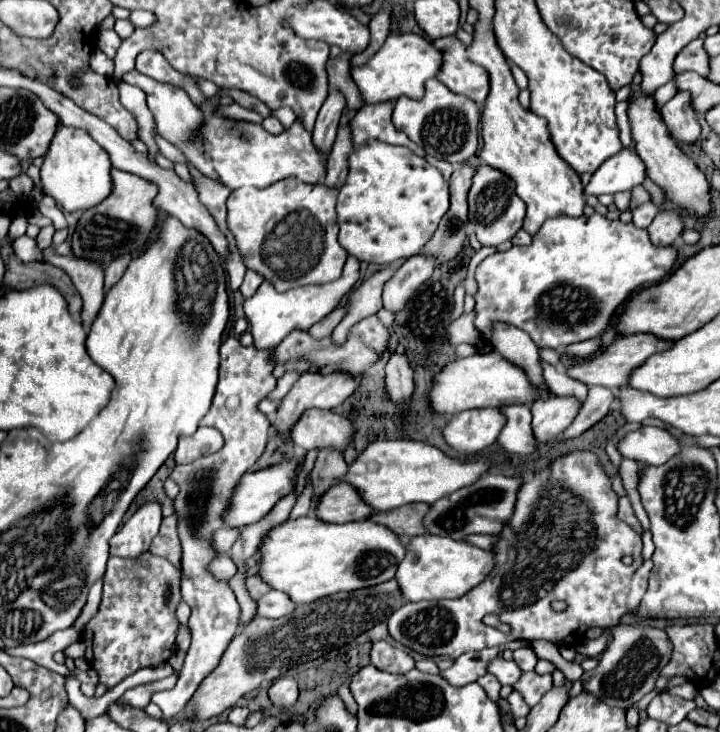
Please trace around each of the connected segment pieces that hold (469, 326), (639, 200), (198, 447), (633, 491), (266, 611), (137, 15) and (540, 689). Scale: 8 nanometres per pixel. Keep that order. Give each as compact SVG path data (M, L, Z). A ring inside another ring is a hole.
M474 311L468 315L462 315L458 321L454 321L448 327L448 341L450 345L460 345L460 343L478 343L480 333L474 327Z
M640 185L640 187L632 189L632 199L630 199L628 211L634 211L636 207L640 207L640 205L644 205L644 203L648 203L648 201L650 201L650 193Z
M198 427L198 431L190 437L184 437L178 441L178 449L174 453L176 463L192 463L200 457L212 455L216 451L220 451L224 445L222 433L218 433L218 429L212 427Z
M622 459L622 465L620 465L620 477L622 477L622 483L624 483L624 489L626 489L626 495L634 507L634 513L638 517L638 521L642 523L644 529L648 529L648 517L646 517L646 511L640 503L640 495L638 495L638 469L640 465L632 459Z
M270 591L264 597L260 597L256 601L256 617L268 617L268 619L276 619L276 617L284 617L290 615L294 611L296 605L292 605L292 601L288 601L288 595L278 593L278 591Z
M138 9L138 11L132 11L130 21L132 21L136 27L150 27L150 25L154 23L154 13Z
M536 671L522 673L522 677L514 683L514 689L520 691L530 707L534 707L542 695L552 687L552 675L538 675Z

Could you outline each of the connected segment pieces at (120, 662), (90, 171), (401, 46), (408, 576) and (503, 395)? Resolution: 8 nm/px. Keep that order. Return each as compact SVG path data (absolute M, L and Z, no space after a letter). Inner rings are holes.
M142 553L136 559L110 557L104 573L104 591L98 613L82 631L86 643L86 661L98 671L100 683L114 687L124 677L142 667L154 667L176 649L176 605L180 603L180 571L164 561Z
M58 125L48 153L44 155L44 163L40 167L40 177L44 185L44 193L54 197L56 203L66 211L86 211L92 205L98 205L112 191L110 179L110 157L104 147L96 145L92 137L84 129Z
M400 33L400 35L388 35L380 51L364 67L352 69L352 77L368 103L390 101L402 95L410 99L420 99L424 95L424 83L436 77L440 67L442 67L442 53L426 37L416 33Z
M420 535L404 541L406 557L398 565L396 583L404 601L422 599L458 599L476 587L494 567L494 555L464 541L452 541L448 537Z
M484 353L472 355L466 359L456 359L440 369L440 373L432 379L432 393L428 395L428 407L432 407L434 415L458 415L466 409L482 409L482 407L504 407L514 403L532 403L534 399L546 399L546 391L536 391L522 369L500 357L500 353Z

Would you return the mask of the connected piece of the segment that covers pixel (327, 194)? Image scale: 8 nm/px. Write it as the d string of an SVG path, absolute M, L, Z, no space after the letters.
M286 179L264 187L242 187L230 193L228 197L228 227L236 237L236 245L242 253L242 259L248 269L256 269L256 273L264 275L278 291L288 291L292 287L308 285L308 283L324 283L328 279L336 279L348 253L338 243L338 221L336 221L336 187L328 185L308 185L294 183L292 189L286 189Z

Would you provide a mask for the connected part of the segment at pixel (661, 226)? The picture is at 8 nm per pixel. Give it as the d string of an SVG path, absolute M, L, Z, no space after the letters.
M660 211L648 227L650 241L660 247L668 247L682 233L682 217L676 211Z

